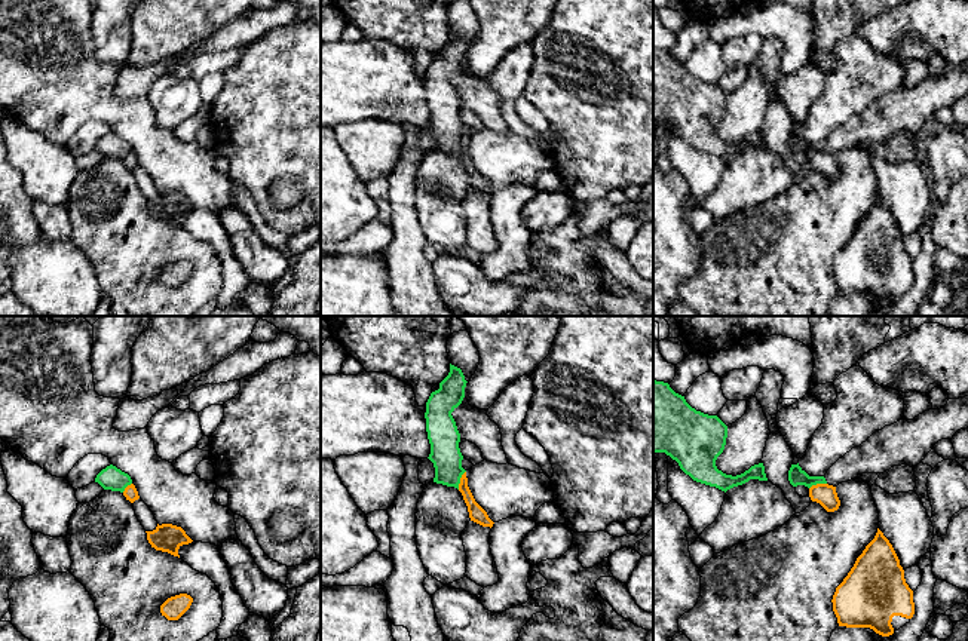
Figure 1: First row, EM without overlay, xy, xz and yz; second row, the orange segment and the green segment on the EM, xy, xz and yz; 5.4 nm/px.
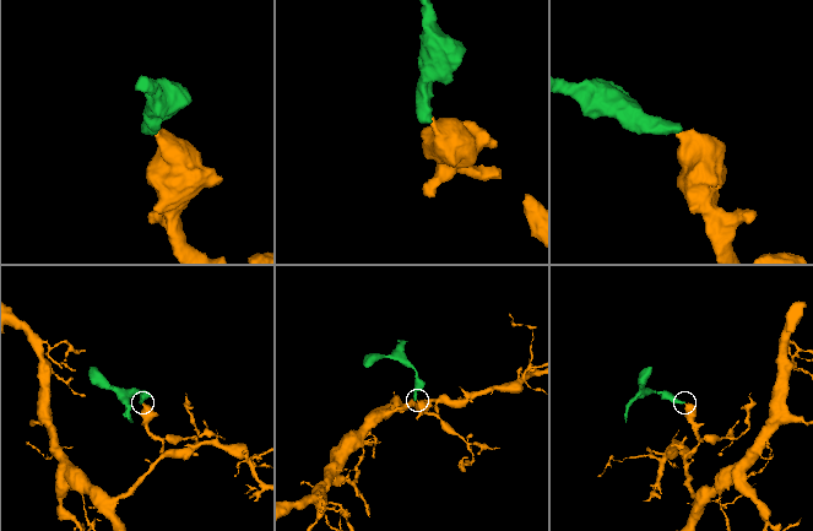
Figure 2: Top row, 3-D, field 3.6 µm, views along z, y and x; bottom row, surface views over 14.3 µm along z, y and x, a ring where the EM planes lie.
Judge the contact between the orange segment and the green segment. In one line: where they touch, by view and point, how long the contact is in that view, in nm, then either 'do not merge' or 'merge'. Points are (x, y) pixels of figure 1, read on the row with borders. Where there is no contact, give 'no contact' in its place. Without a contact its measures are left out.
xz (460, 480) | 110 nm | do not merge

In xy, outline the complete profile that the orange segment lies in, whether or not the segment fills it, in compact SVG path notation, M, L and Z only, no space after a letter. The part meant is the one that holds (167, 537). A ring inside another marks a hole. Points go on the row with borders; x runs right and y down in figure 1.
M157 524L153 531L145 533L151 548L154 548L156 550L168 552L178 558L178 549L183 545L189 545L193 542L181 527L172 524Z

